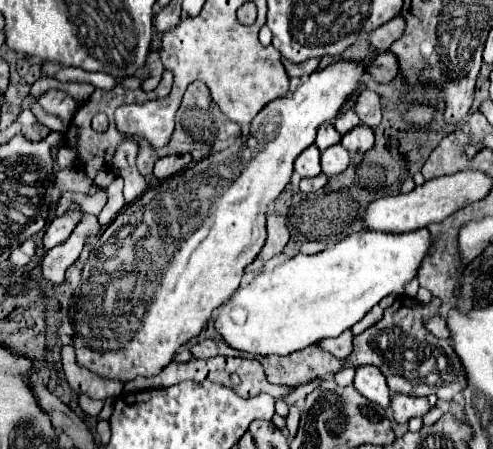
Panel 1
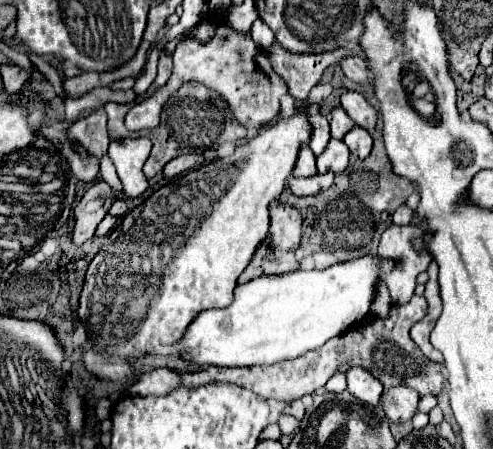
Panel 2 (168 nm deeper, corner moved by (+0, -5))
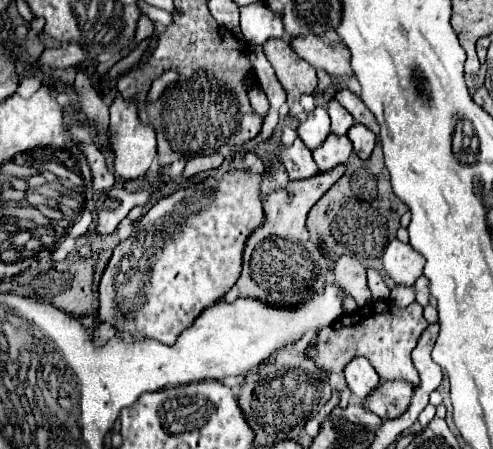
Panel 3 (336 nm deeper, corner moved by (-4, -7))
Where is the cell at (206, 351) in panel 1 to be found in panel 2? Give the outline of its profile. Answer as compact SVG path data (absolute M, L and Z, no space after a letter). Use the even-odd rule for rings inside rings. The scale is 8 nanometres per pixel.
M414 296L404 306L392 304L386 318L362 320L358 326L344 332L342 336L328 340L322 348L310 350L308 354L302 354L300 358L276 362L272 366L252 366L252 368L212 368L212 366L208 366L206 370L194 372L194 374L176 374L172 370L158 368L158 370L144 374L128 392L130 394L168 394L178 384L196 388L196 386L208 384L208 382L232 382L232 384L238 384L242 388L256 392L262 398L296 400L304 394L312 394L316 388L322 388L336 372L346 372L352 366L362 366L370 374L374 374L384 384L384 388L404 384L404 386L414 388L420 396L426 396L426 394L436 396L444 384L444 378L440 372L442 366L424 358L420 348L410 338L412 324L426 316L426 308L428 306L426 306L424 296Z

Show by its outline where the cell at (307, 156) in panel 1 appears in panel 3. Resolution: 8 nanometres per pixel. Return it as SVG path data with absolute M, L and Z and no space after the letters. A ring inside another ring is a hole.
M296 138L292 146L288 146L284 152L280 152L280 162L282 162L284 170L288 172L290 180L304 180L304 178L318 174L312 152L308 148L304 148L304 142L300 138Z

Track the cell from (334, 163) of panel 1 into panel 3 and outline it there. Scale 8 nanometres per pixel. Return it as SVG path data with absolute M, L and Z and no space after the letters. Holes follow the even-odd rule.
M330 134L324 142L324 146L316 148L314 160L320 168L320 172L330 172L332 168L336 168L338 164L346 164L350 154L352 154L352 144L348 140L348 136L336 136Z

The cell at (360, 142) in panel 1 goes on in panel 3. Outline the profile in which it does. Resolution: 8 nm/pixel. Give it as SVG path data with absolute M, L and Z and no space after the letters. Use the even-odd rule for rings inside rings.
M354 124L348 132L348 138L354 146L354 152L362 158L362 160L368 160L372 150L374 150L374 144L376 144L376 136L374 132L370 132L366 126L362 124Z

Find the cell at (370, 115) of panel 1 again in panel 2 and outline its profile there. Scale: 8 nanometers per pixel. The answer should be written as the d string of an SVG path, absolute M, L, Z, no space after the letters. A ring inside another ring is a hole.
M344 92L340 96L342 108L348 112L348 116L354 120L356 126L362 126L366 130L372 130L376 124L376 110L366 102L366 98L358 92Z

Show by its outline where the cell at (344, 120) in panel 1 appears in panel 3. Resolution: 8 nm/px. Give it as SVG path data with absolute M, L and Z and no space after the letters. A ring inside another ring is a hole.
M332 100L328 104L328 114L330 114L330 120L332 120L332 134L336 134L336 136L348 134L350 126L354 124L352 114L348 110L344 110L344 106L336 100Z

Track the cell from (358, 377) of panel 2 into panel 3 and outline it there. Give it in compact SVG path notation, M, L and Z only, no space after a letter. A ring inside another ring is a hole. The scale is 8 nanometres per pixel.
M356 358L352 360L346 368L344 368L344 374L346 374L346 382L348 382L348 388L362 400L366 400L368 394L372 394L372 390L380 384L380 378L376 374L376 370L372 368L372 364L368 364L368 360L364 358Z

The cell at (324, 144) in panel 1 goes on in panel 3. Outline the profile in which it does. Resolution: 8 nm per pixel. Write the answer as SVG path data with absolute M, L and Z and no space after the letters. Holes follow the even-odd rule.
M318 106L314 112L310 112L306 116L306 120L300 122L300 126L298 126L298 136L310 150L316 150L318 146L322 146L328 134L330 134L330 116L328 116L326 108L322 108L322 106Z

